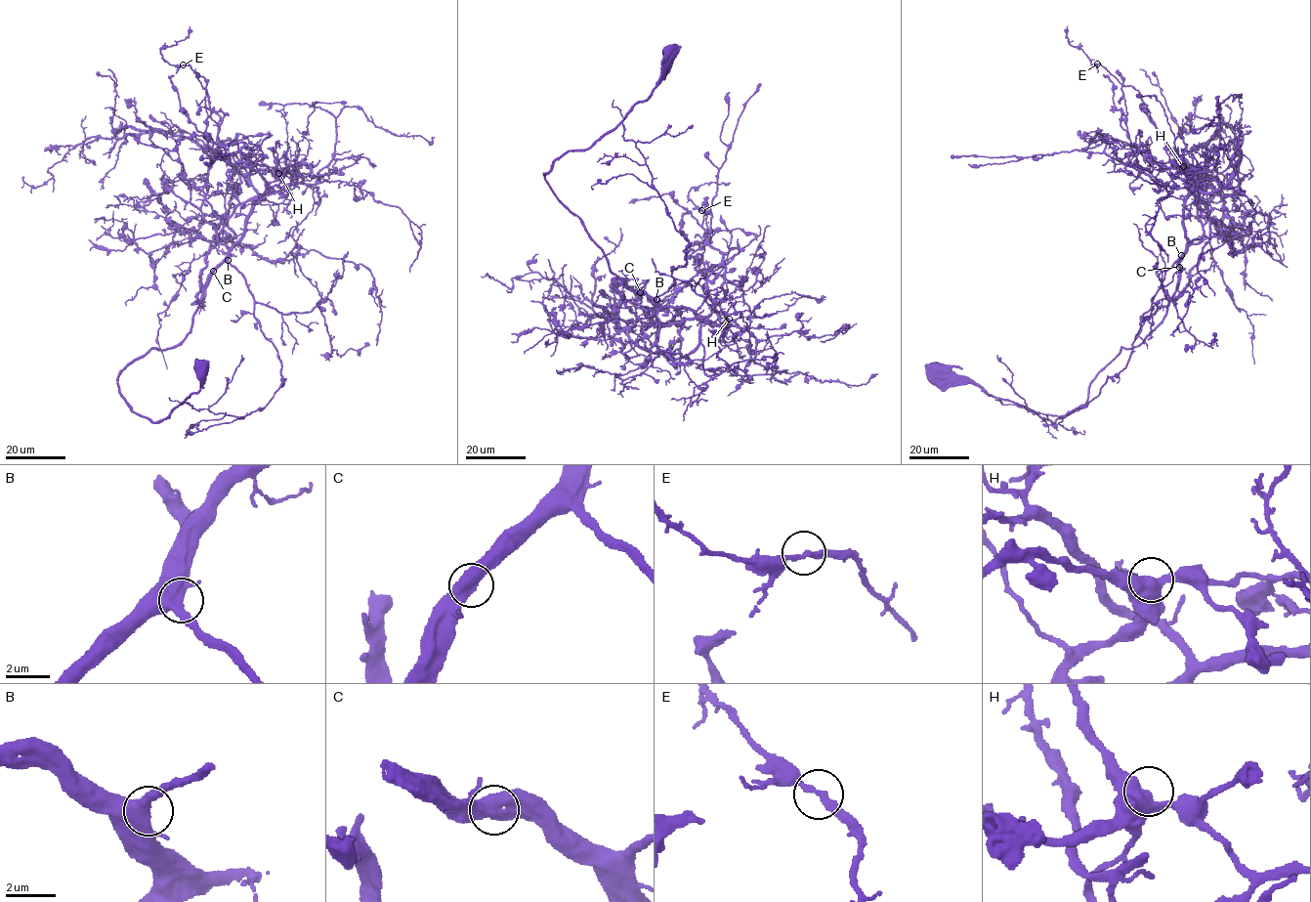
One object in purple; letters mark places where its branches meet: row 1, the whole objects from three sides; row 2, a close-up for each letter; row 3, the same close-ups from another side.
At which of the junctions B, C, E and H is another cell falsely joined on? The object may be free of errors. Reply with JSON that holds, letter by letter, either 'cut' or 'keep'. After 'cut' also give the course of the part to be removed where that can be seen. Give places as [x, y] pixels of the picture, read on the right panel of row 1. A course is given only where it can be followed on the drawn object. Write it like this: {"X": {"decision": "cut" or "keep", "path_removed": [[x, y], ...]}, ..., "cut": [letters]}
{"B": {"decision": "keep"}, "C": {"decision": "keep"}, "E": {"decision": "keep"}, "H": {"decision": "keep"}, "cut": []}

